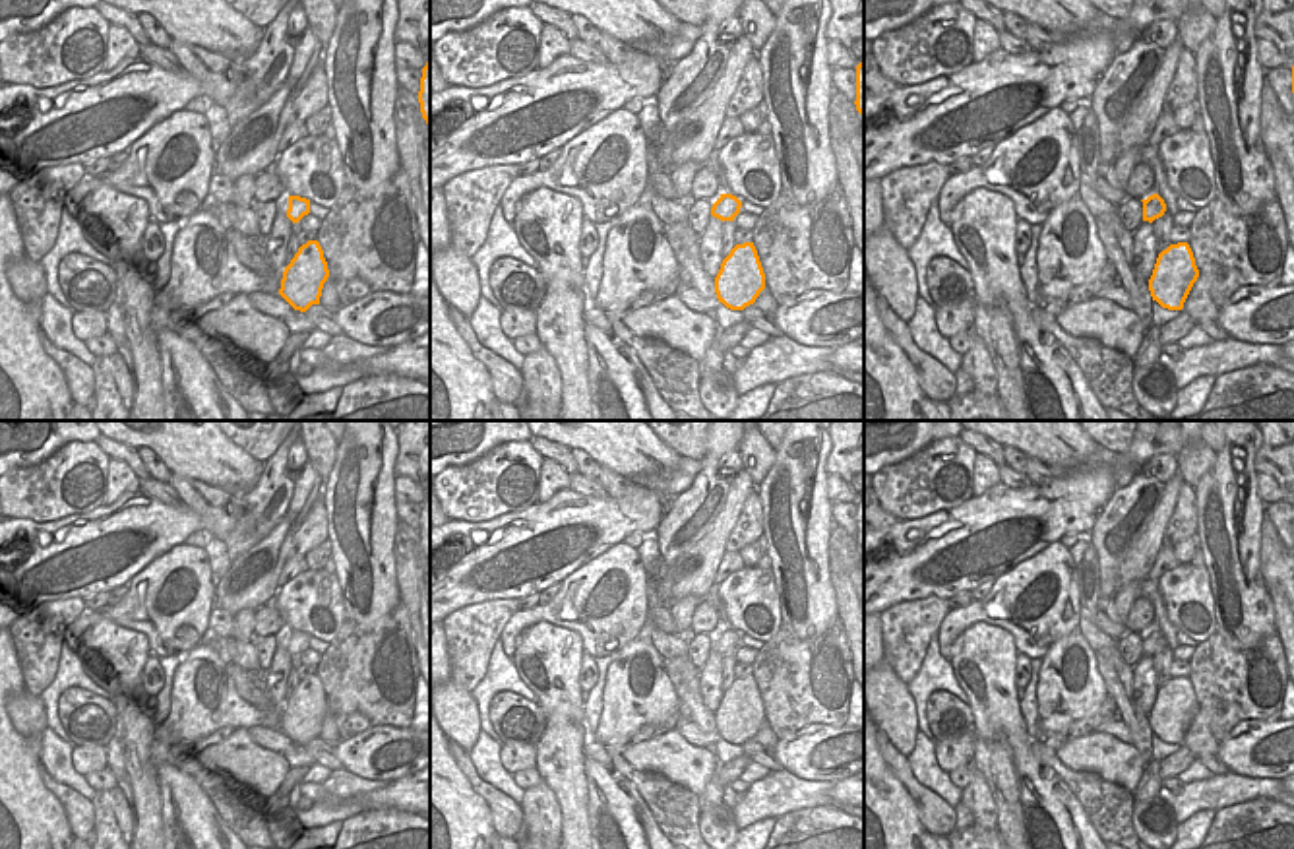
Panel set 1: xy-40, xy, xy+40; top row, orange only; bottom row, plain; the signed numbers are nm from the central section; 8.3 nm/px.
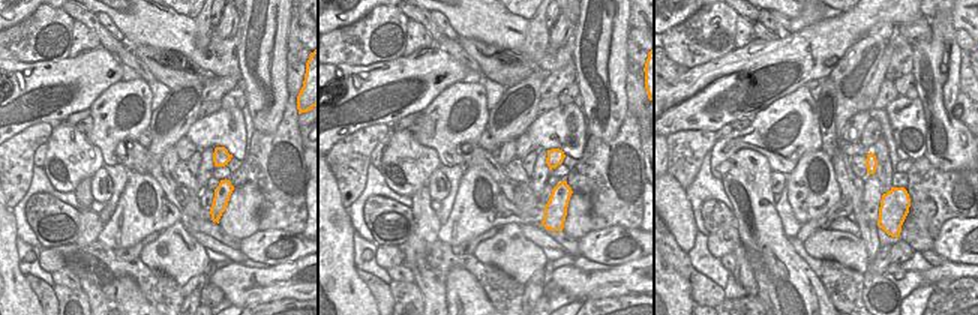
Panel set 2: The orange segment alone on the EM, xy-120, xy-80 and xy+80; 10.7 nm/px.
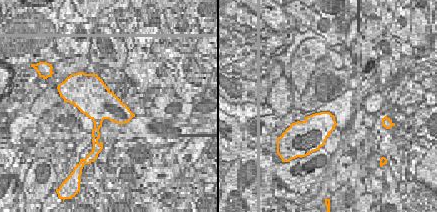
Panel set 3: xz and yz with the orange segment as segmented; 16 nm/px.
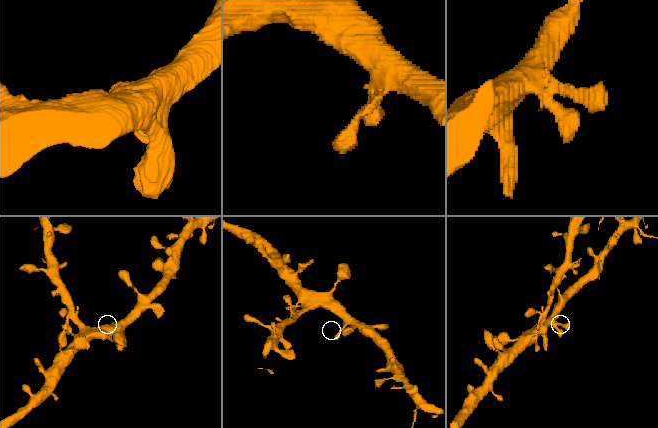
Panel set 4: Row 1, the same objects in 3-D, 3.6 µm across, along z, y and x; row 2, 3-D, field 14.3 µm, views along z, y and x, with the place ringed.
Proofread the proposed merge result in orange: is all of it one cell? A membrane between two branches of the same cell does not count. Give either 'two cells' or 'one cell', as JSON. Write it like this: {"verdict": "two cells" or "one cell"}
{"verdict": "one cell"}

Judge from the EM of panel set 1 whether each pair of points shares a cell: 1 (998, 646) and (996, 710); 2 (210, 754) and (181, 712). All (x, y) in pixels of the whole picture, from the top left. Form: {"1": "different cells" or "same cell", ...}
{"1": "same cell", "2": "different cells"}

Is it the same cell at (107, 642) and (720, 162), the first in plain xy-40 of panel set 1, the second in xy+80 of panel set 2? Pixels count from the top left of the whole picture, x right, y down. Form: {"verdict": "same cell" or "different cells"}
{"verdict": "different cells"}

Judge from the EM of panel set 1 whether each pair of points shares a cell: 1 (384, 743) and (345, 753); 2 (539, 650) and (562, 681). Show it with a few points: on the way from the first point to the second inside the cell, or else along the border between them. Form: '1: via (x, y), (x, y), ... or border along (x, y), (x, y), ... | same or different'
1: via (374, 753), (355, 753) | same
2: via (547, 658), (554, 673) | same

